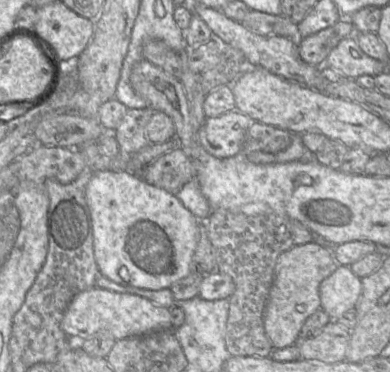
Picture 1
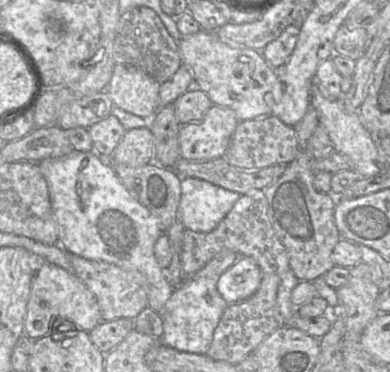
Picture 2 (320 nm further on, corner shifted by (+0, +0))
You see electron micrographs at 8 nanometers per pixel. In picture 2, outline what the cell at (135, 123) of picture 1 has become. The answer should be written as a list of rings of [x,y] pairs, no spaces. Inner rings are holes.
[[[113,114],[93,124],[88,130],[93,140],[94,151],[104,159],[111,159],[116,146],[126,132]]]

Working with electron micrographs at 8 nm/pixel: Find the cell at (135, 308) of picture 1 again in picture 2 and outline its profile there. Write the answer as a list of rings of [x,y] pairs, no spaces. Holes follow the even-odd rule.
[[[42,262],[31,282],[31,292],[24,319],[24,334],[31,339],[51,336],[51,325],[57,319],[68,320],[90,332],[102,322],[95,295],[74,274],[49,262]]]

